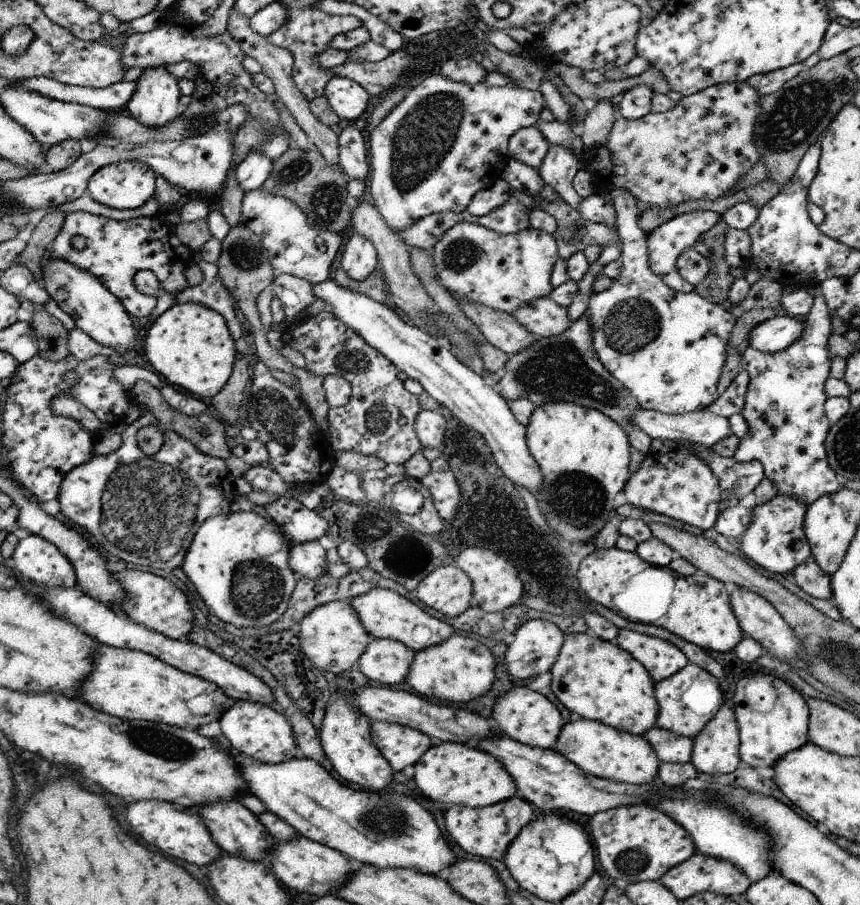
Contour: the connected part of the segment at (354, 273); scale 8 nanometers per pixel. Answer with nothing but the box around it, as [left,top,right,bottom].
[339,231,379,282]

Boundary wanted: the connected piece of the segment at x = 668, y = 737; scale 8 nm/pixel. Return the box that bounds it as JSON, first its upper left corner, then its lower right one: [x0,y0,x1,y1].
[644,725,693,763]

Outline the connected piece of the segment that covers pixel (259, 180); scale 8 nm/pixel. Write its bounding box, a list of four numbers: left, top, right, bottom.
[236,149,273,192]

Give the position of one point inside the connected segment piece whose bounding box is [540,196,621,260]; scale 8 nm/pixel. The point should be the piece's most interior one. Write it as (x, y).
(573, 233)

